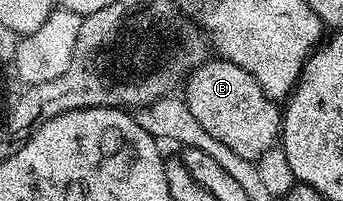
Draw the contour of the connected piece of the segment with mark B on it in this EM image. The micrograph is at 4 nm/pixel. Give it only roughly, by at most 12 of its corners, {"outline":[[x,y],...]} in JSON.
{"outline":[[207,58],[184,81],[204,129],[257,161],[279,105],[248,70]]}

